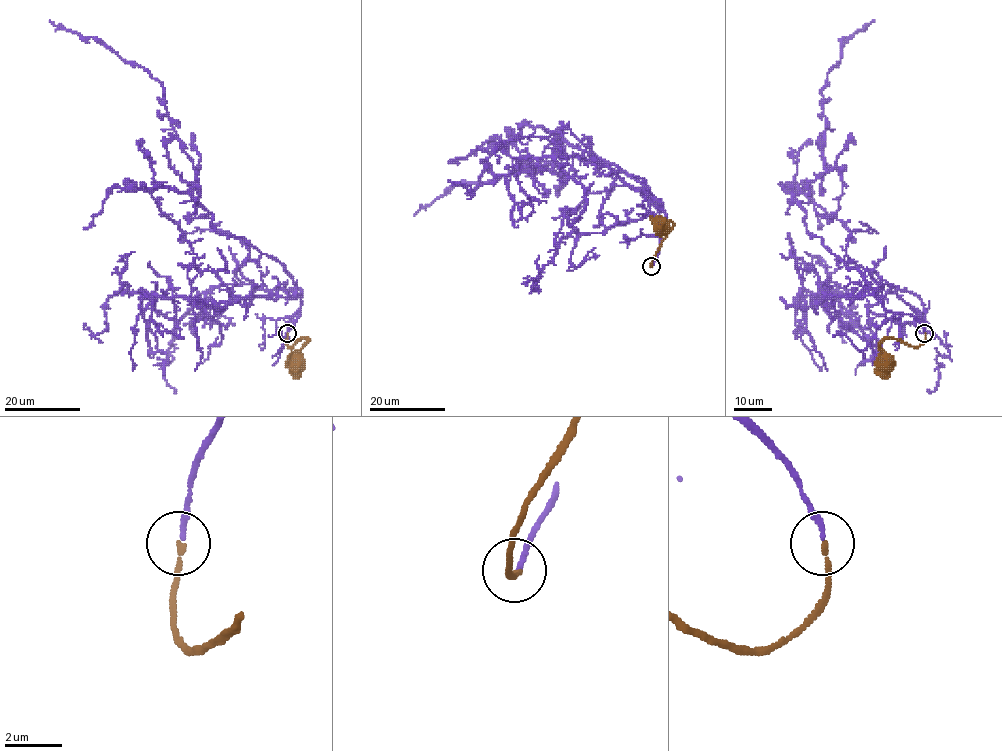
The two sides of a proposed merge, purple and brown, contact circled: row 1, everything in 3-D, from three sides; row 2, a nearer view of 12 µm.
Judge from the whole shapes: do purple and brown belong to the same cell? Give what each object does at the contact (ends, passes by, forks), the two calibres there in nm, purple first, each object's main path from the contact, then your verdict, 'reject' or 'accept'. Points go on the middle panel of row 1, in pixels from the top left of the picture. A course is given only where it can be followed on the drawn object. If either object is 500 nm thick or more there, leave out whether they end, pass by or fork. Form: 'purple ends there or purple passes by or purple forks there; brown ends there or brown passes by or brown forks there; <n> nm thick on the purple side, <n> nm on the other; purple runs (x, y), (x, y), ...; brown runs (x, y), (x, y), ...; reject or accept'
purple ends there; brown ends there; 170 nm thick on the purple side, 160 nm on the other; purple runs (652, 266), (662, 203), (660, 211), (648, 188), (558, 135), (560, 166), (529, 162), (459, 183), (414, 215); brown runs (651, 266), (662, 240), (672, 226), (670, 221), (664, 226), (661, 224); accept

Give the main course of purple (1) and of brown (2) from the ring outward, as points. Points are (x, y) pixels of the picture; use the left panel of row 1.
1: (288, 332), (301, 305), (295, 283), (241, 237), (219, 234), (191, 195), (192, 160), (160, 83), (49, 20)
2: (287, 332), (289, 347), (297, 340), (307, 339), (296, 364)

